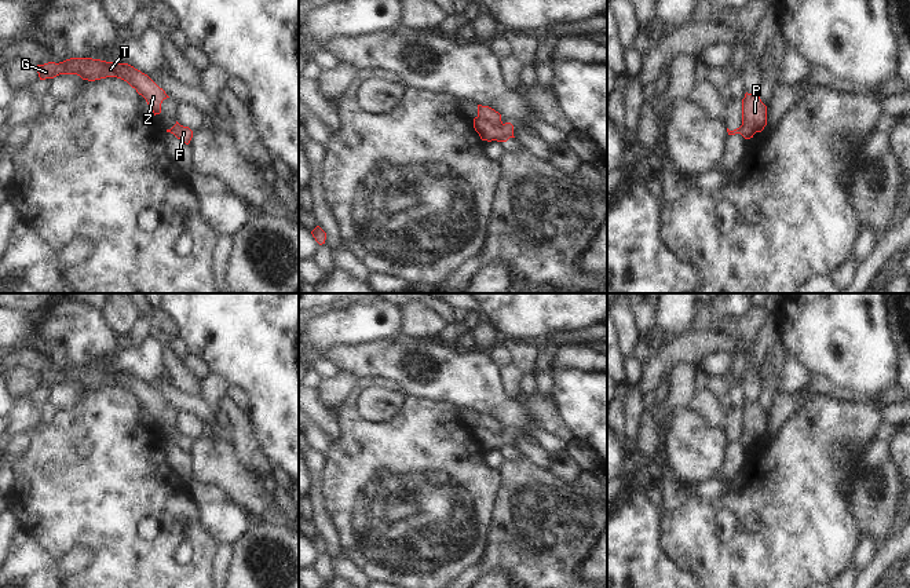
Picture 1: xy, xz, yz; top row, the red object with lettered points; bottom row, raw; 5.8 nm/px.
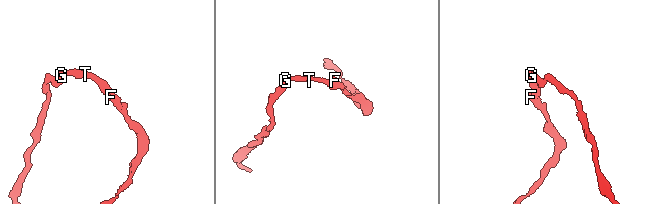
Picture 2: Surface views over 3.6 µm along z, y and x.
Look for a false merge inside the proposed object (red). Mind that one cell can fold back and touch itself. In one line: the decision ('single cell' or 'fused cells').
fused cells

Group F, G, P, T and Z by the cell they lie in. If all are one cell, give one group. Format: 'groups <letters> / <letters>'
groups F / G P T Z

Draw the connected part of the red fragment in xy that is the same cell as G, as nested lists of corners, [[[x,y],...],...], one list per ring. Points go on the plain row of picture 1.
[[[70,366],[63,370],[48,370],[36,375],[40,388],[54,387],[59,383],[77,383],[83,388],[95,390],[117,386],[127,390],[142,403],[154,424],[161,421],[161,412],[169,406],[147,383],[128,372],[106,370],[92,366]]]

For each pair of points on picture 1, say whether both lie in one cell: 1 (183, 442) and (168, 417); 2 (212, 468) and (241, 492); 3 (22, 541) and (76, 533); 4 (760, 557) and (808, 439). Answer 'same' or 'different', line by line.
1: same
2: same
3: different
4: same

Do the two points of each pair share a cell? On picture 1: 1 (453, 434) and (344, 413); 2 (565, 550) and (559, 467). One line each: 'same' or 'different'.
1: same
2: different

